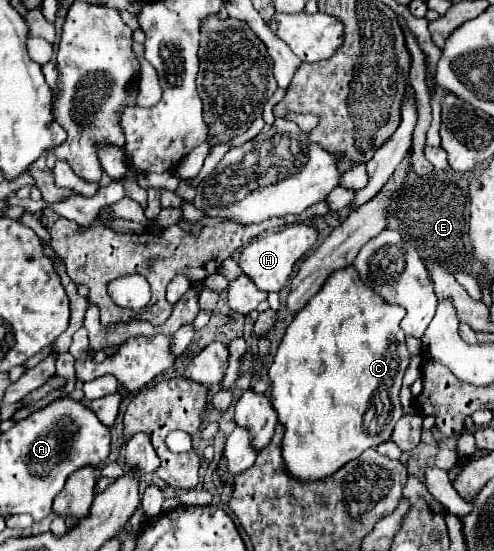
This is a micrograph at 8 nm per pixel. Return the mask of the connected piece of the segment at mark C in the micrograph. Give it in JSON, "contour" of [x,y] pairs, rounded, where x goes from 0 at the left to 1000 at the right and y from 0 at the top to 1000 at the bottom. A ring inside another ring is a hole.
{"contour":[[[719,485],[674,492],[650,528],[613,557],[581,593],[565,637],[545,666],[549,731],[577,771],[573,833],[601,869],[650,869],[678,858],[694,840],[723,833],[739,815],[763,811],[791,793],[800,768],[812,760],[808,706],[832,641],[820,623],[812,579],[816,557],[783,554],[771,535],[743,521]]]}

